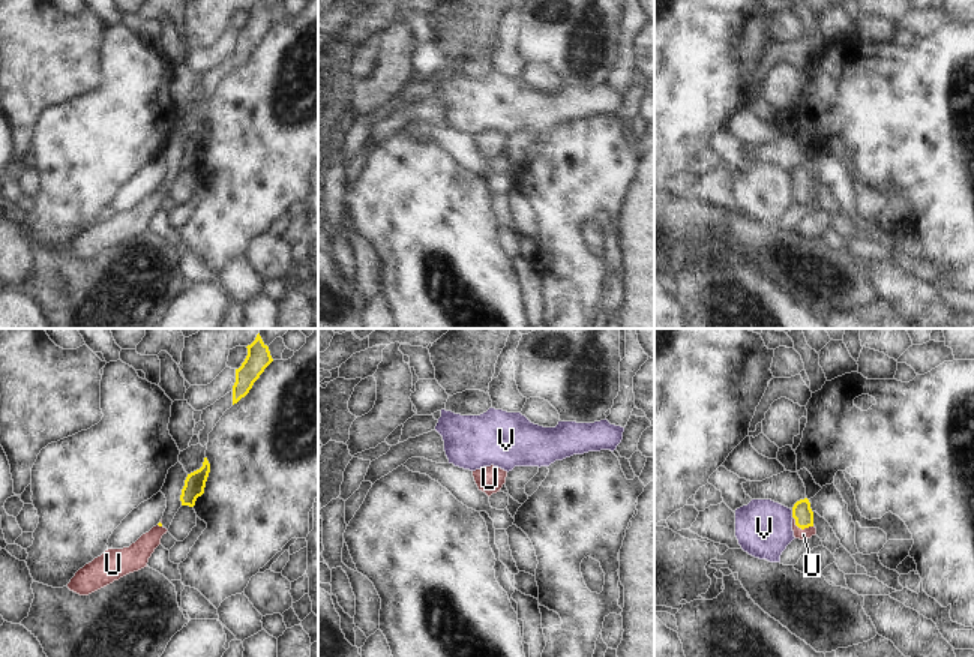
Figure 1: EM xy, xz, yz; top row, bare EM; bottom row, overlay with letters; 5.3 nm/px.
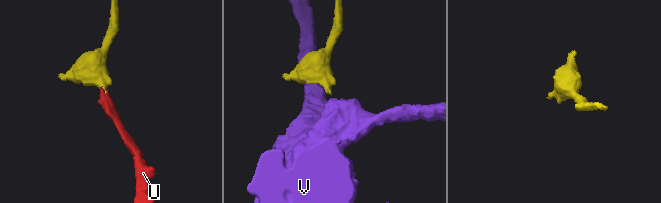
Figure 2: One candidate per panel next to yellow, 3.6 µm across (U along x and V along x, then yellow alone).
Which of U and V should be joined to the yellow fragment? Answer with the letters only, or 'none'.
U.

